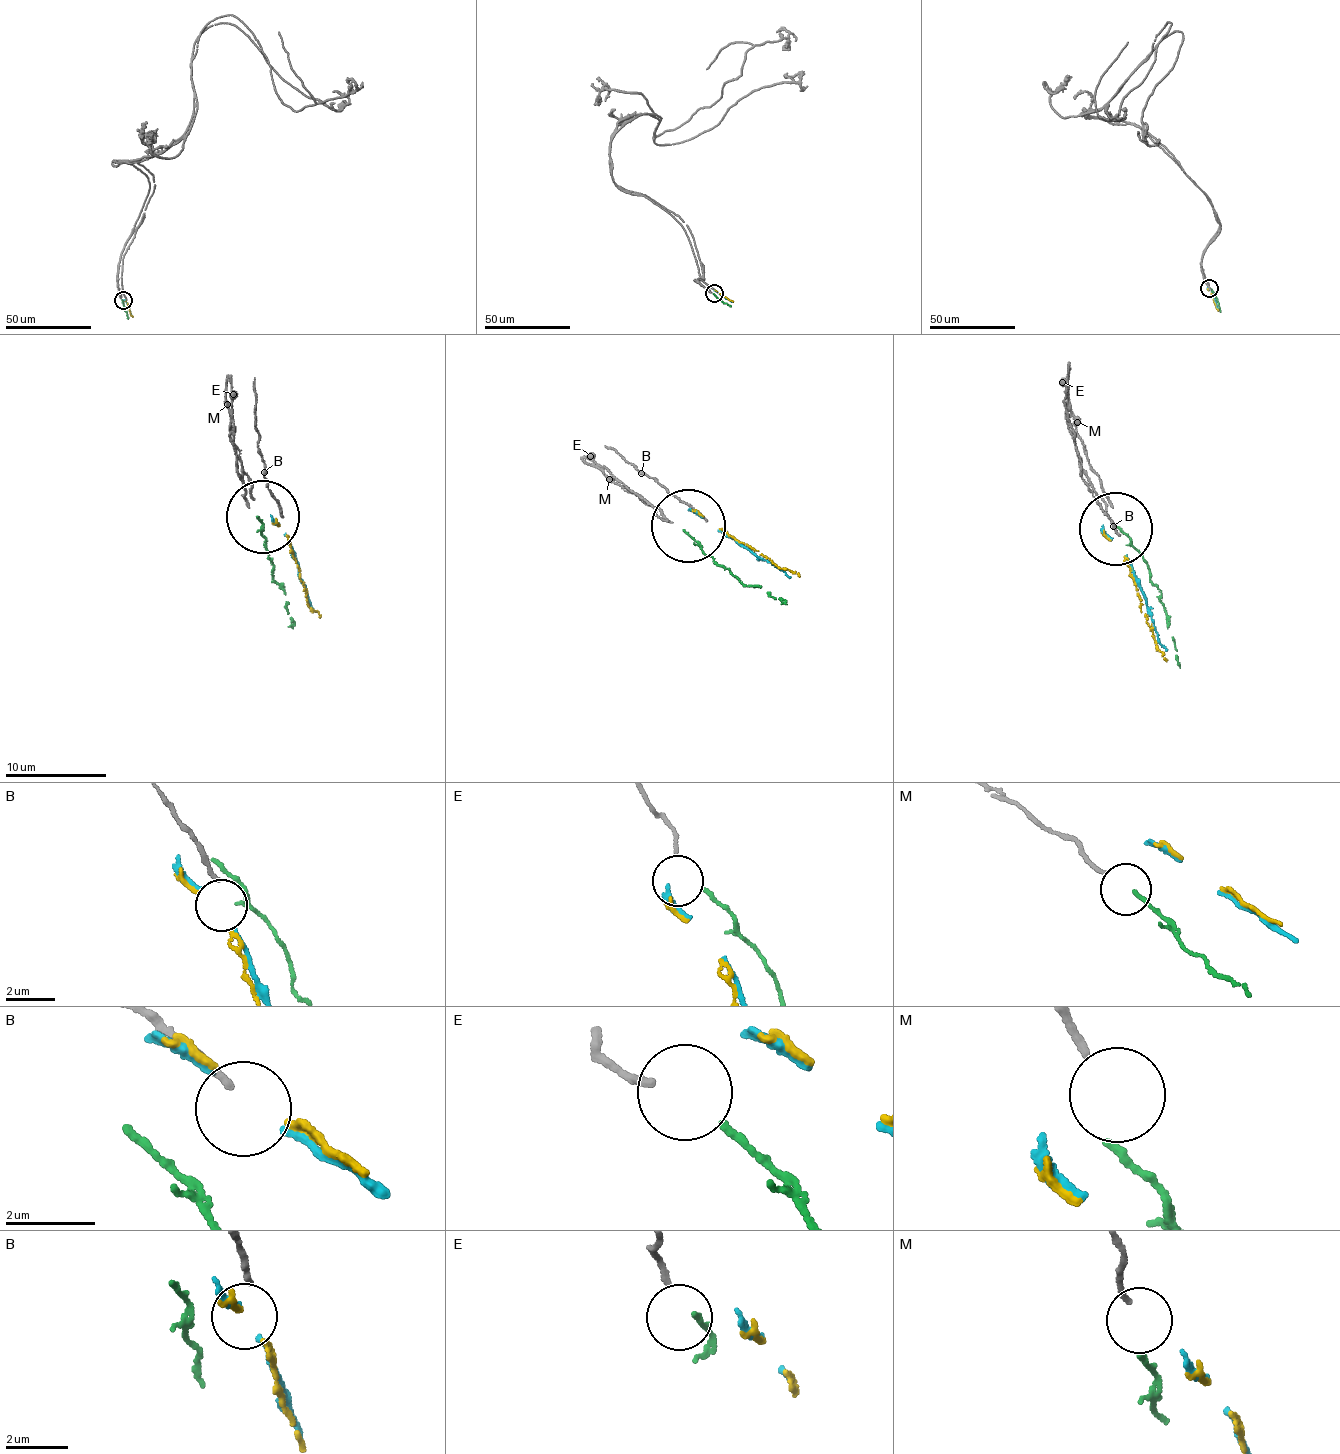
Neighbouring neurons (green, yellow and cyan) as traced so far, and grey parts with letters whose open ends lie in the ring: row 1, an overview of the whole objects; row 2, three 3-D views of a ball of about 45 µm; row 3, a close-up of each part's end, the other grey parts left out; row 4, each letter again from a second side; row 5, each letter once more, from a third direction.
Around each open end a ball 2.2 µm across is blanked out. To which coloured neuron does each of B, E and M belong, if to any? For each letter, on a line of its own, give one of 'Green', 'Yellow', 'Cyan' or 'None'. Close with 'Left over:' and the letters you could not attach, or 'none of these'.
B: None
E: None
M: None
Left over: B, E, M

